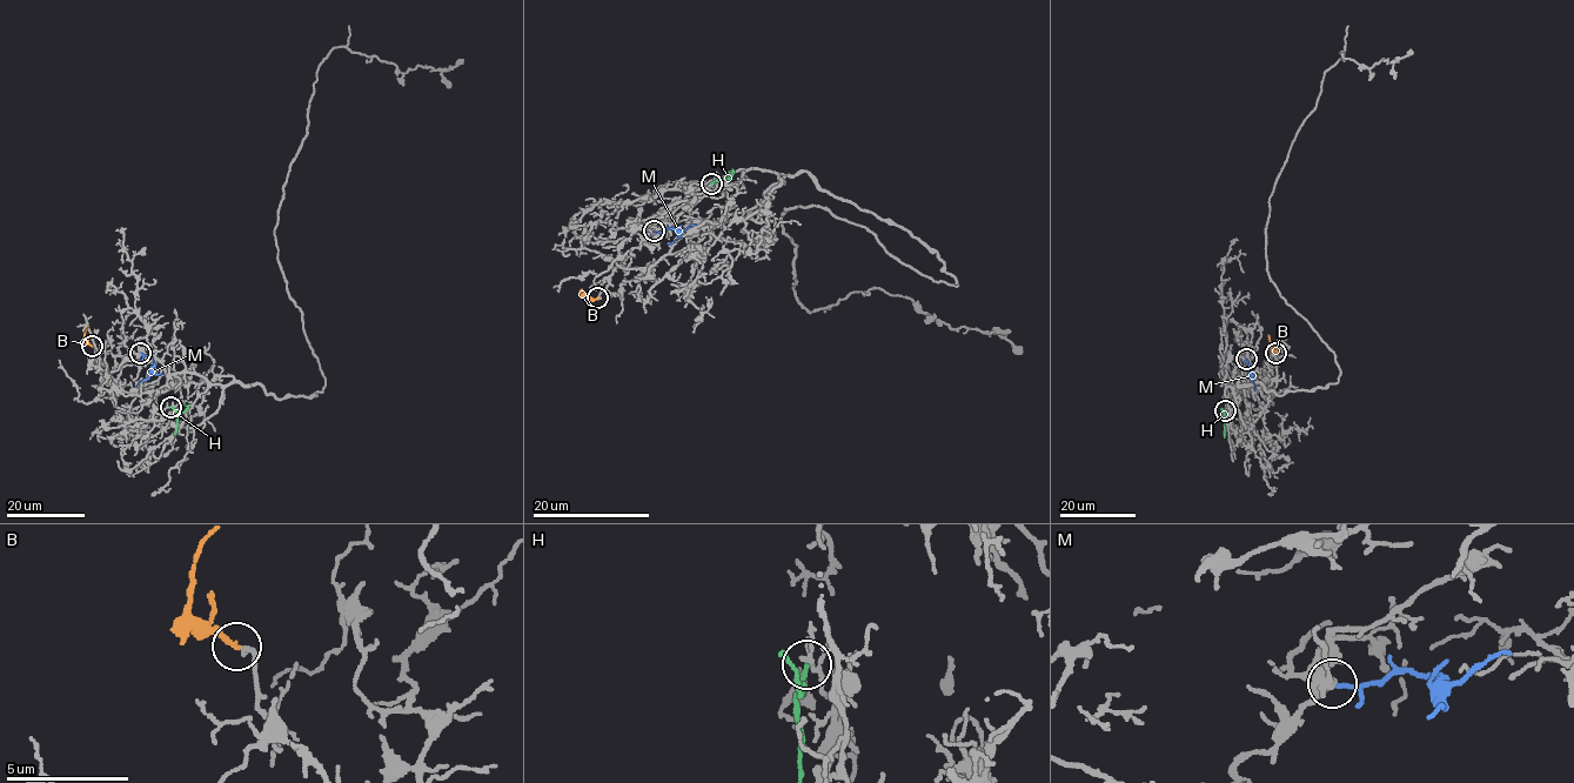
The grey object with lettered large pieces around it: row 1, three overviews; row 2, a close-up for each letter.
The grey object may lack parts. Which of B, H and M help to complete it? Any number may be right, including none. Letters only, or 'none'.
B

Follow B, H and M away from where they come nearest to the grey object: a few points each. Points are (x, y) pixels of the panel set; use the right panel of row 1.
B: (1276, 352), (1268, 334)
H: (1225, 410), (1224, 437)
M: (1246, 359), (1254, 390)

